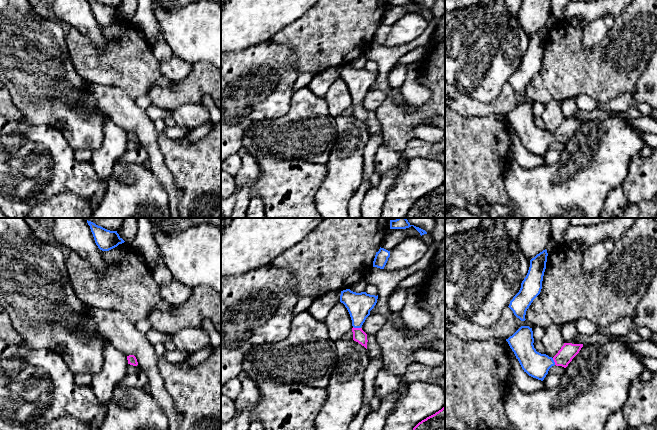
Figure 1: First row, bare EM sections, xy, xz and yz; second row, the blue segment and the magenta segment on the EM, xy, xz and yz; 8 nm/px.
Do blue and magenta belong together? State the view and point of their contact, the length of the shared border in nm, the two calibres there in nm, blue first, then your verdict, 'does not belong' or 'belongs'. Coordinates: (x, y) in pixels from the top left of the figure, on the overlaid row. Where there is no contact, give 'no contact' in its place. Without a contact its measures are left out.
meets blue in xz at (357, 327); contact 70 nm long; 200 nm thick on the blue side, 100 nm on the other; belongs

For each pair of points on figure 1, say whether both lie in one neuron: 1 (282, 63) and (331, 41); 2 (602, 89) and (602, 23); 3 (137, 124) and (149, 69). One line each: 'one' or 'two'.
1: two
2: two
3: two

